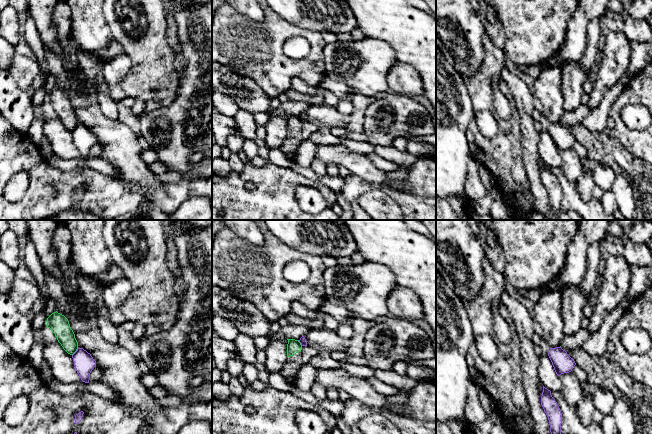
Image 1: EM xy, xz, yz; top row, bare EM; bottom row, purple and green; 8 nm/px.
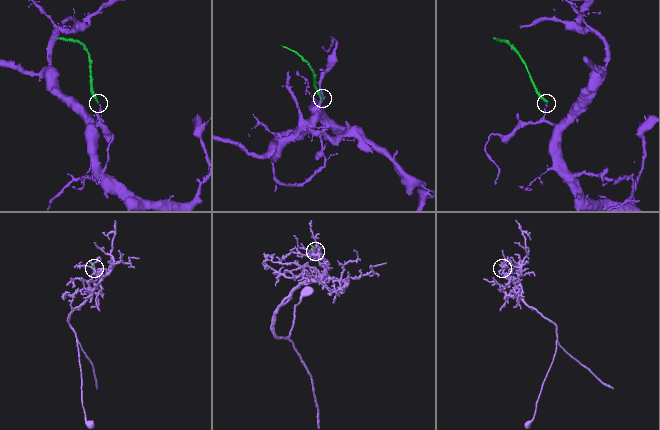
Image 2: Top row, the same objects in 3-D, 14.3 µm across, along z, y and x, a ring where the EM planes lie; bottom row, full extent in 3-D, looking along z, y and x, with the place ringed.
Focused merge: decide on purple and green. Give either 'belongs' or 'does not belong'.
does not belong

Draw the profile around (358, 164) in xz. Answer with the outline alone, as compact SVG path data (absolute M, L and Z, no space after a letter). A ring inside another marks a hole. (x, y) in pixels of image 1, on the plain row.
M316 145L316 157L326 164L344 166L351 174L370 184L386 184L397 190L405 189L405 180L391 178L377 168L365 154L353 152L342 145Z

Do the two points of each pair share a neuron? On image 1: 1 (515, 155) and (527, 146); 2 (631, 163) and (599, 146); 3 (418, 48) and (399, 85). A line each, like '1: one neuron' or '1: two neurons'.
1: two neurons
2: one neuron
3: two neurons

